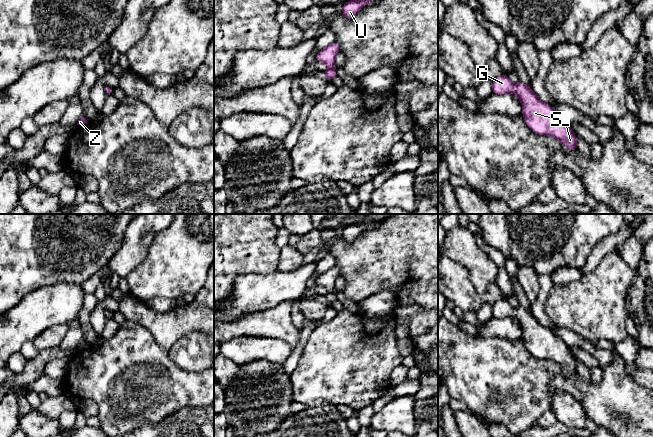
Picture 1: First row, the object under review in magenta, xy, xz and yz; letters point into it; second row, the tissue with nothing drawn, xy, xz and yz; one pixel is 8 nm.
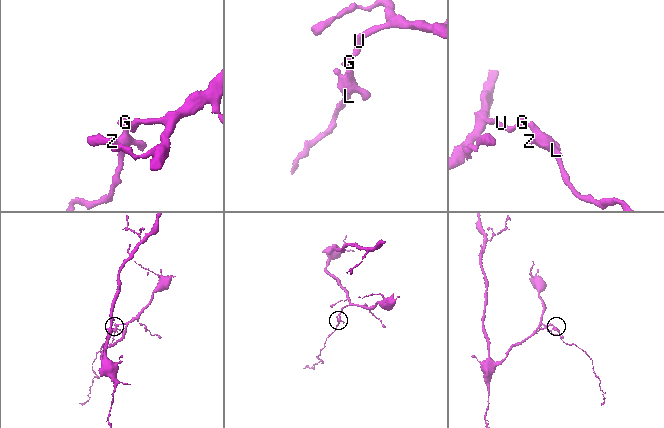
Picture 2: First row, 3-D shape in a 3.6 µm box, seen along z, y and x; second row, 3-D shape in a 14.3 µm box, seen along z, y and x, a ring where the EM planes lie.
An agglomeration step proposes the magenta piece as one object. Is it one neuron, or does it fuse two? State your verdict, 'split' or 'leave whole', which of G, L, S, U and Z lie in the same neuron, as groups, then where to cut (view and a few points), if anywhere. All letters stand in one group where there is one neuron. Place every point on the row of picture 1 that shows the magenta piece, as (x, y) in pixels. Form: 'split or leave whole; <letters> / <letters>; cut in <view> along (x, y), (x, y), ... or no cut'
leave whole; G L S U Z; no cut

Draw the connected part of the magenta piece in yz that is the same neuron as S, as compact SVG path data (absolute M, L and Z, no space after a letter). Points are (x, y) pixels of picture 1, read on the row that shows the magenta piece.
M503 74L492 81L492 91L496 95L515 93L523 105L524 120L533 132L559 139L570 151L577 149L577 137L569 122L560 112L543 103L529 86L521 81L514 84Z

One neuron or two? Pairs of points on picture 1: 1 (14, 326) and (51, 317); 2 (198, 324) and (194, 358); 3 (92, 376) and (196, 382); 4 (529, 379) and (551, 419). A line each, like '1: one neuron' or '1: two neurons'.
1: one neuron
2: two neurons
3: one neuron
4: two neurons

